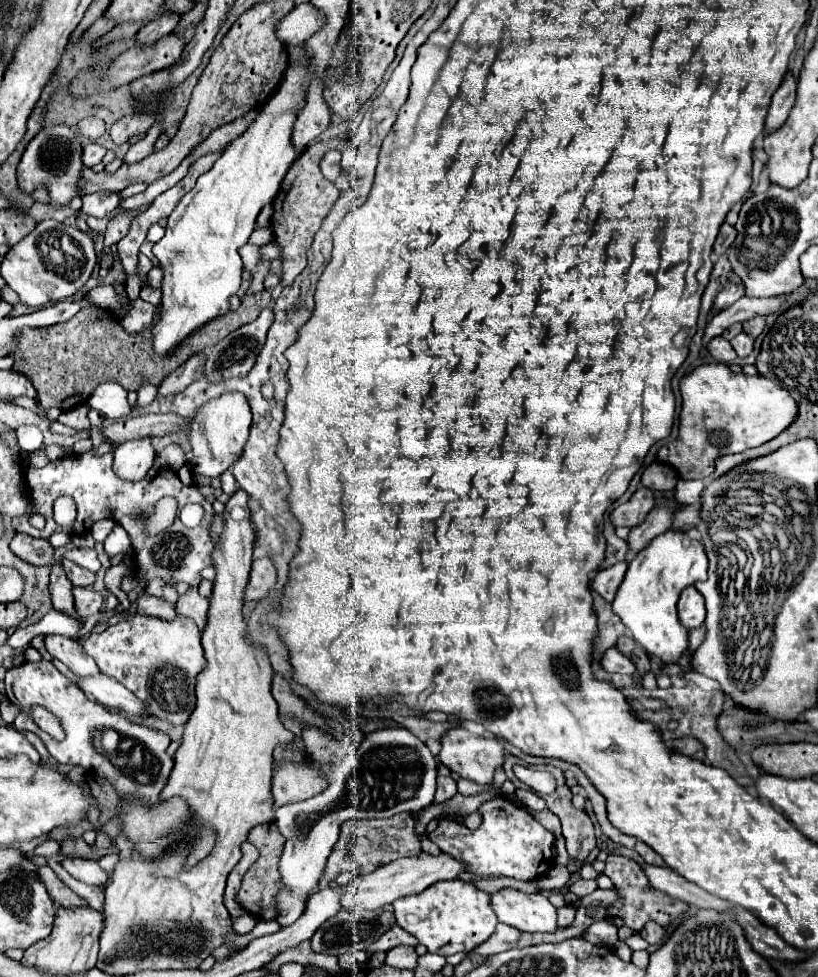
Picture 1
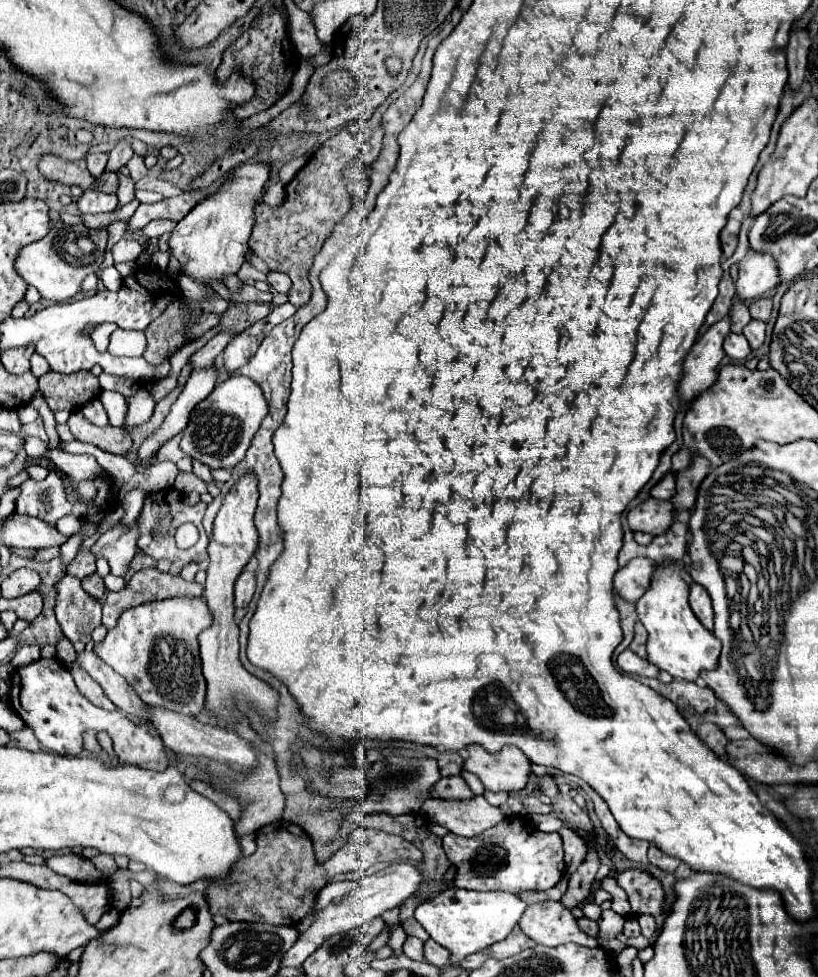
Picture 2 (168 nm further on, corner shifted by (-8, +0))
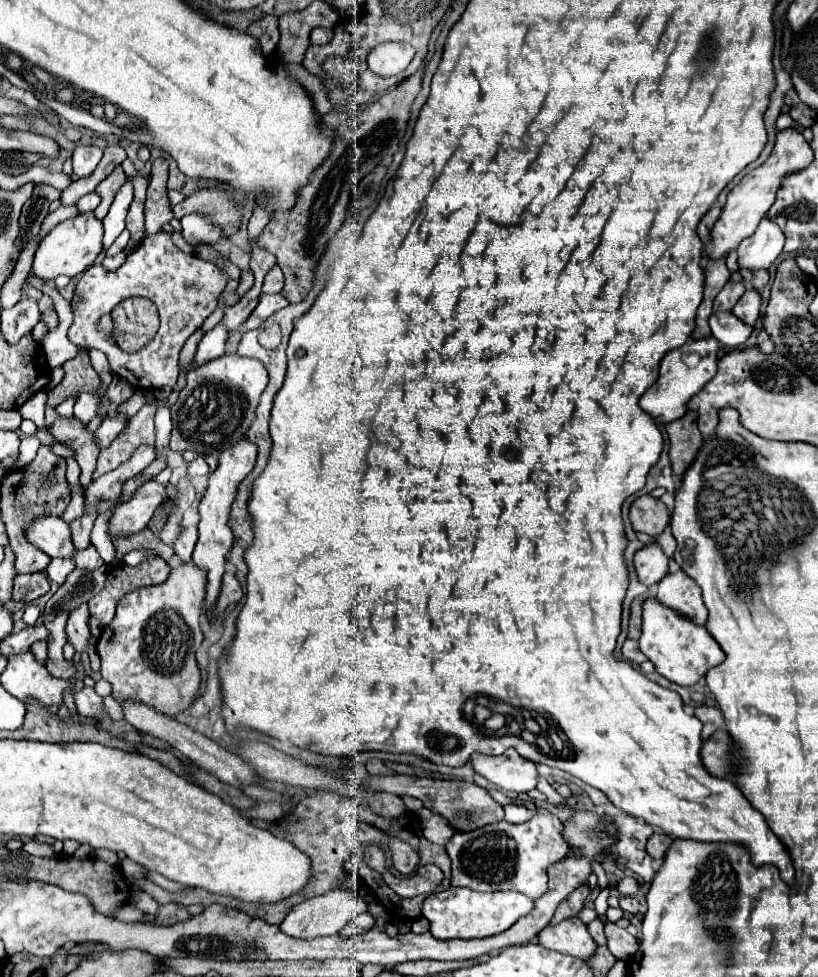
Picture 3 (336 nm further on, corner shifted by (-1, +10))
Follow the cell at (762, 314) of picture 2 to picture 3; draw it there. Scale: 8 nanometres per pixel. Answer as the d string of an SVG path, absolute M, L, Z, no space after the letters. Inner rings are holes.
M742 271L742 277L748 287L760 291L768 283L768 271Z

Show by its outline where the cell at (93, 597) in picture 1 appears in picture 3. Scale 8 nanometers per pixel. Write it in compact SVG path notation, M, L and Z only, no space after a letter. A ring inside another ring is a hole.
M92 545L88 549L84 549L84 551L78 551L74 561L76 561L78 569L88 569L88 571L94 571L94 569L104 565L104 561L100 559L100 555L96 553L96 549Z

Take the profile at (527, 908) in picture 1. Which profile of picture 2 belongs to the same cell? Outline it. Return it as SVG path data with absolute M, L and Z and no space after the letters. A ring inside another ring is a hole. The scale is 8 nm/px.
M559 901L531 905L519 921L519 927L535 943L547 947L559 947L565 943L575 943L581 947L599 947L597 939L583 933L577 925L577 919Z

